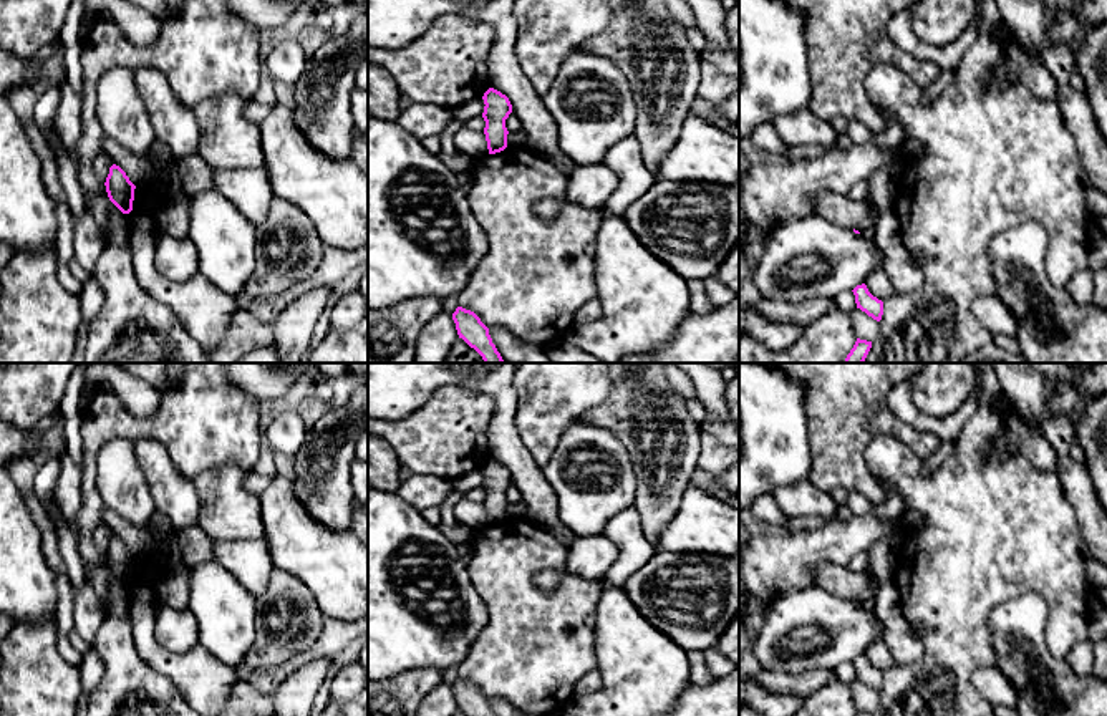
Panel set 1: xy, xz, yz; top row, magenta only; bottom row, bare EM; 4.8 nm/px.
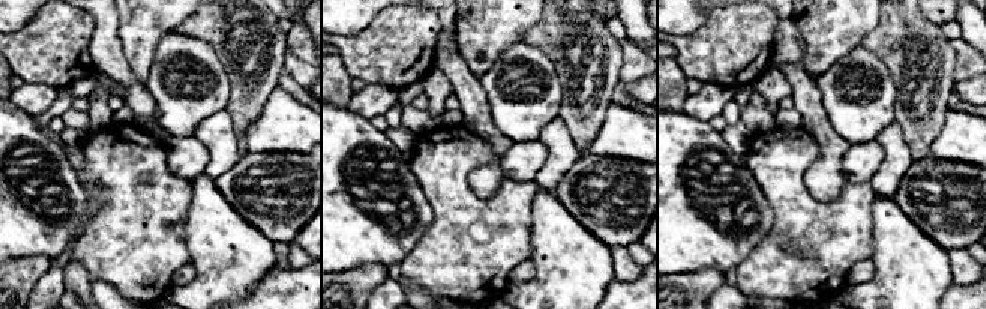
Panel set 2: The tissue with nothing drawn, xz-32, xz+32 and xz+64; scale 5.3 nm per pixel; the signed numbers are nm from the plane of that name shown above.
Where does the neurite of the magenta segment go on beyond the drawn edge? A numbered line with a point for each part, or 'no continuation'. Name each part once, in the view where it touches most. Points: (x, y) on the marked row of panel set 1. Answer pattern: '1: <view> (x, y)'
no continuation

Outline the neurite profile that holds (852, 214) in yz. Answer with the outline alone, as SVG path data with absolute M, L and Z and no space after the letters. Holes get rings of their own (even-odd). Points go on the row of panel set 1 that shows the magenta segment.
M829 192L815 197L815 212L835 225L855 229L860 234L870 227L877 227L880 219L880 212L872 209L868 199L852 201Z

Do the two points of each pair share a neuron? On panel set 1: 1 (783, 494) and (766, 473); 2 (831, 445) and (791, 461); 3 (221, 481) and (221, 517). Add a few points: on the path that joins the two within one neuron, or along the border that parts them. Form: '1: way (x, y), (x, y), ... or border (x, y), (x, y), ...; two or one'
1: border (807, 479), (779, 484), (769, 493); two
2: border (804, 413), (811, 448), (809, 479); two
3: way (221, 489), (221, 509); one

